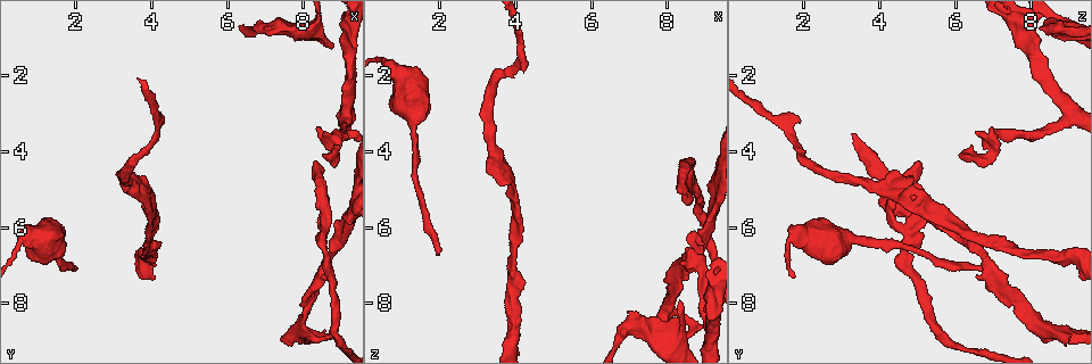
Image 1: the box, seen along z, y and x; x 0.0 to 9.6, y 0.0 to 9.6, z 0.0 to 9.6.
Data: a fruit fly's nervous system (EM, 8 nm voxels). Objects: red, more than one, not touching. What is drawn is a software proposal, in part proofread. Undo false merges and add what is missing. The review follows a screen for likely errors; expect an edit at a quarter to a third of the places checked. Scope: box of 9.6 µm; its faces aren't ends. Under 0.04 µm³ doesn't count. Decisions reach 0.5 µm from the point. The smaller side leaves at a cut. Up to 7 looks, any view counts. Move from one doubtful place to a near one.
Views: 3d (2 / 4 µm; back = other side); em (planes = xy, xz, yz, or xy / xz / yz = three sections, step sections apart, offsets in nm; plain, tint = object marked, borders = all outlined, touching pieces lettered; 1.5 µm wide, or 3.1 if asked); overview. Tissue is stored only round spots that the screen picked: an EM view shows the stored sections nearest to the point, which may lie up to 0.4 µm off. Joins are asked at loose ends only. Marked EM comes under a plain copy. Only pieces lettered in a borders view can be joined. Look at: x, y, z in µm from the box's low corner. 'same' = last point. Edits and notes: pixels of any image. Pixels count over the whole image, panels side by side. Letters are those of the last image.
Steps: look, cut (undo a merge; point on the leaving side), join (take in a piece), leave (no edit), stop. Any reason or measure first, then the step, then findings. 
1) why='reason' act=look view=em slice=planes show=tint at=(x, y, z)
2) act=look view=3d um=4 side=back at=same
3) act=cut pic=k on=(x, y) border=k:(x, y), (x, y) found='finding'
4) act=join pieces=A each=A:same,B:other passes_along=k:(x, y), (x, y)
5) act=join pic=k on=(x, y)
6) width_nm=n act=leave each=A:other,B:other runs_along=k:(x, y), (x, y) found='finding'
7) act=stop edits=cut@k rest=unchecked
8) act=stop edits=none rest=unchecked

why='branch point' act=look view=em slice=xy step=8 show=tint at=(8.50, 7.35, 7.00)

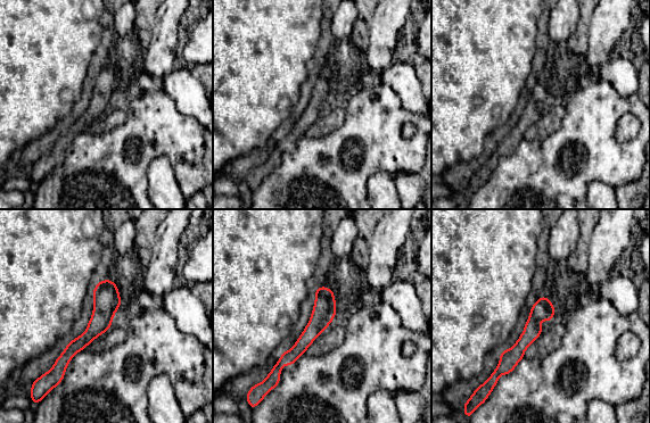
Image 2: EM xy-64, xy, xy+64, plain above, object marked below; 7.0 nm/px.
act=look view=em slice=planes show=tint at=same

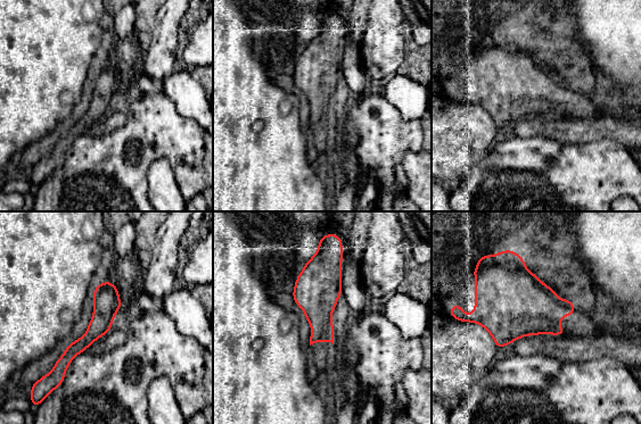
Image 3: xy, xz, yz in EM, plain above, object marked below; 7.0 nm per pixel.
act=look view=em slice=planes show=borders at=same

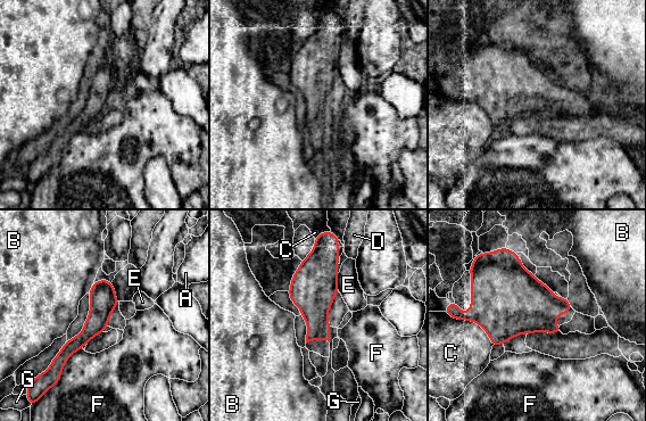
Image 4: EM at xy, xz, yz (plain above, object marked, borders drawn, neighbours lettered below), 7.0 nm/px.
longest_contact=C:420nm act=leave each=A:other,B:other,C:other,D:other,E:other,F:other,G:other border=4:(337, 273), (338, 289) found='continuous, no second neuron'

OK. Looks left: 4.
why='an open end' act=look view=3d um=2 at=(8.35, 4.25, 5.05)

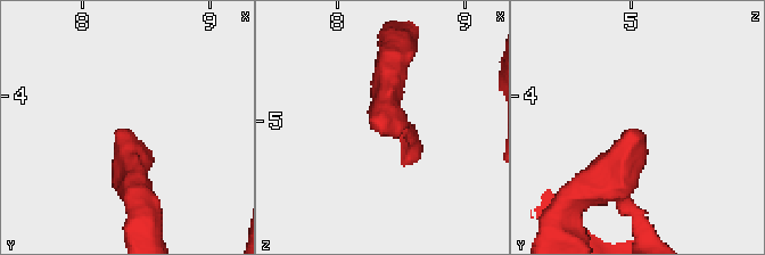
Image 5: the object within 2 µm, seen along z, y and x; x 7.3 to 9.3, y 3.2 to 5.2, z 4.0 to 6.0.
why='now the EM' act=look view=em slice=planes show=borders at=(8.32, 4.26, 5.00)

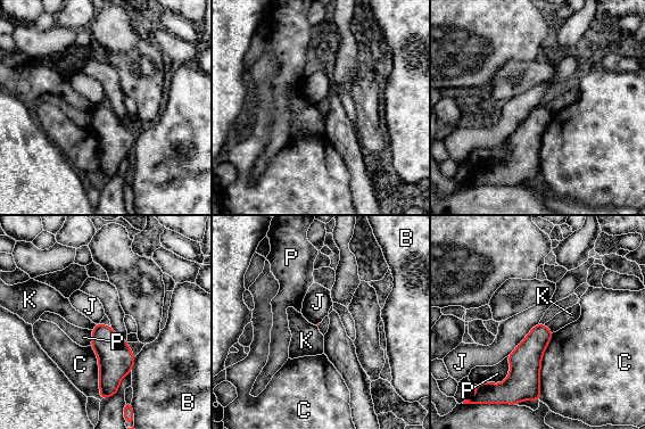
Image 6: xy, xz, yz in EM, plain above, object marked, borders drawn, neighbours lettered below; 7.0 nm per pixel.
act=leave each=B:other,C:other,J:other,K:other,P:other border=6:(538, 322), (507, 355) found='none of them fits'

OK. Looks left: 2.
why='an open end' act=look view=3d um=2 at=(8.55, 3.45, 6.55)

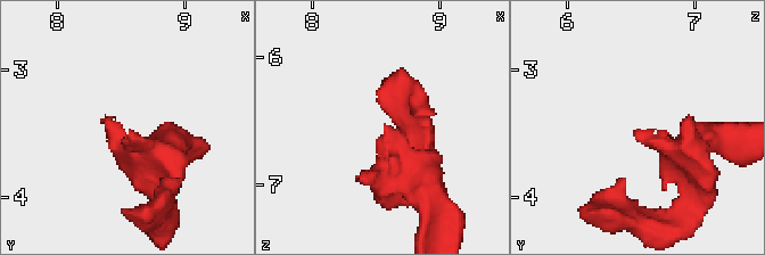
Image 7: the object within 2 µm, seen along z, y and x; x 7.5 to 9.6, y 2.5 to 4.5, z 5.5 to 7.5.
act=look view=em slice=planes show=borders at=(8.56, 3.48, 6.56)

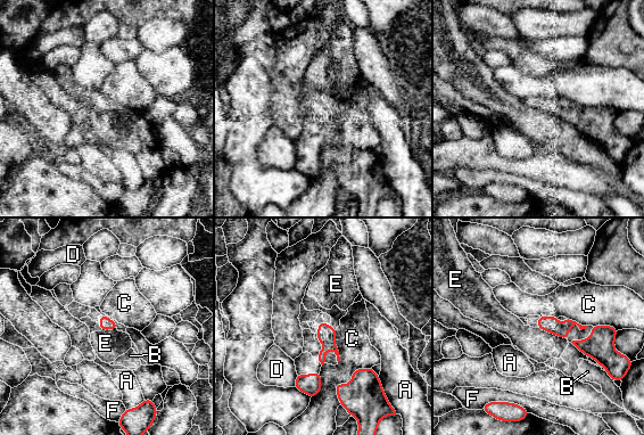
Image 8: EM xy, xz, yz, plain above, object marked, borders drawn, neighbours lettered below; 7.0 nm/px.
longest_contact=C:340nm act=leave each=A:other,B:other,C:other,D:other,E:other,F:other border=8:(371, 367), (335, 386), (339, 403) found='none of them fits'

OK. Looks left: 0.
act=stop edits=none rest=unchecked

